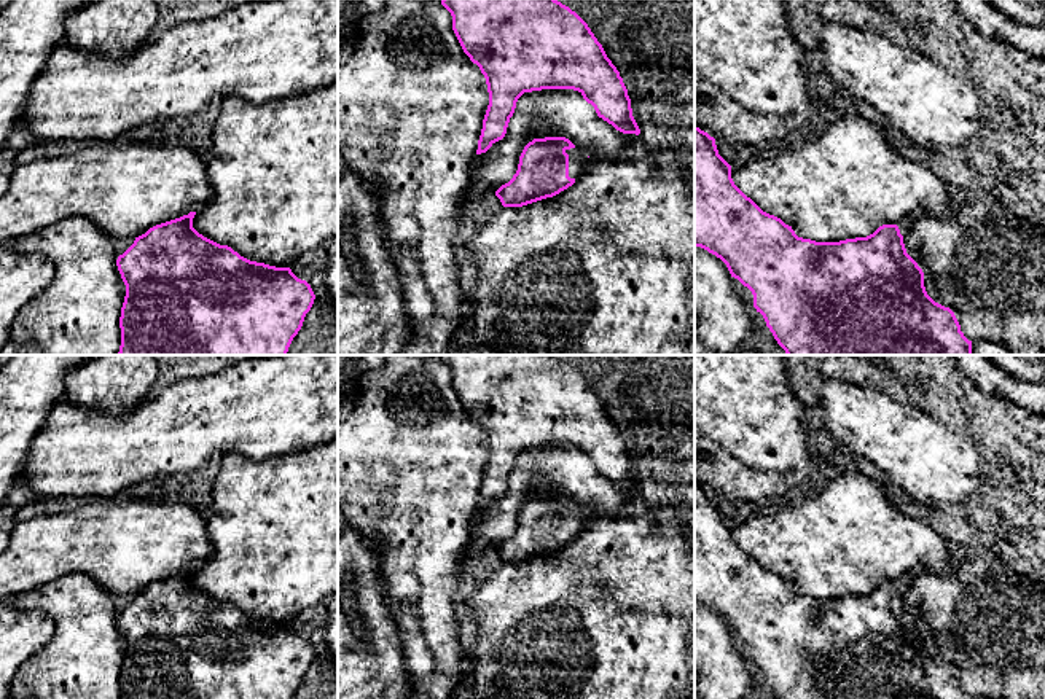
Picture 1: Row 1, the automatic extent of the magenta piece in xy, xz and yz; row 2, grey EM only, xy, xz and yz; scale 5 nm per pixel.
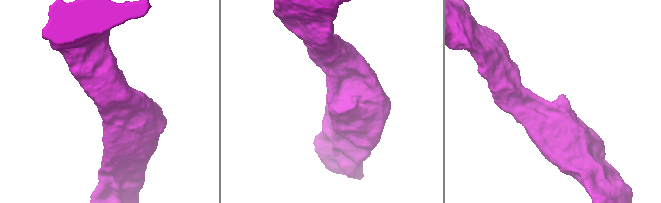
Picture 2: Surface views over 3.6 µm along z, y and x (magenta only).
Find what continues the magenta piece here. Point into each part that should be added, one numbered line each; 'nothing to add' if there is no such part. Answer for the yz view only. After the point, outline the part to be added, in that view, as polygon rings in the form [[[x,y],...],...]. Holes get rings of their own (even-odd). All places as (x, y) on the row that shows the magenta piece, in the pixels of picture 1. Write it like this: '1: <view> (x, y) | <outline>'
1: yz (905, 223) | [[[906,215],[897,223],[902,236],[906,234],[906,231],[911,228],[911,225],[914,223],[916,218],[918,217]]]

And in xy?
nothing to add

